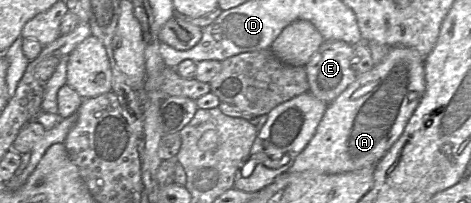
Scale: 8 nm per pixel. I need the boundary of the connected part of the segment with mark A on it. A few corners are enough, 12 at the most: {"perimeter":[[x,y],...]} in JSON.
{"perimeter":[[390,48],[327,106],[288,171],[376,165],[424,94],[424,60]]}

